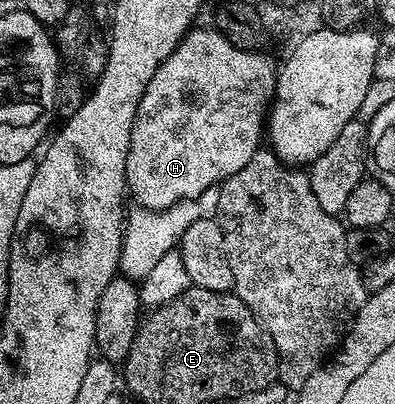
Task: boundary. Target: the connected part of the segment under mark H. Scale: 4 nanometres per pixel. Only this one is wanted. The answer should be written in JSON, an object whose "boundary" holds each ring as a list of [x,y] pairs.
{"boundary":[[[192,29],[186,37],[173,49],[171,56],[162,63],[153,73],[153,81],[149,81],[149,89],[145,89],[145,97],[141,97],[141,105],[137,109],[135,124],[131,130],[131,144],[129,145],[129,157],[127,158],[127,186],[130,198],[140,203],[140,208],[148,211],[164,211],[181,199],[195,199],[201,193],[218,188],[224,179],[233,177],[237,169],[245,169],[251,158],[261,149],[259,138],[265,135],[265,120],[269,115],[269,108],[275,97],[275,77],[277,63],[263,51],[246,51],[237,49],[218,29],[211,31],[199,31]]]}

